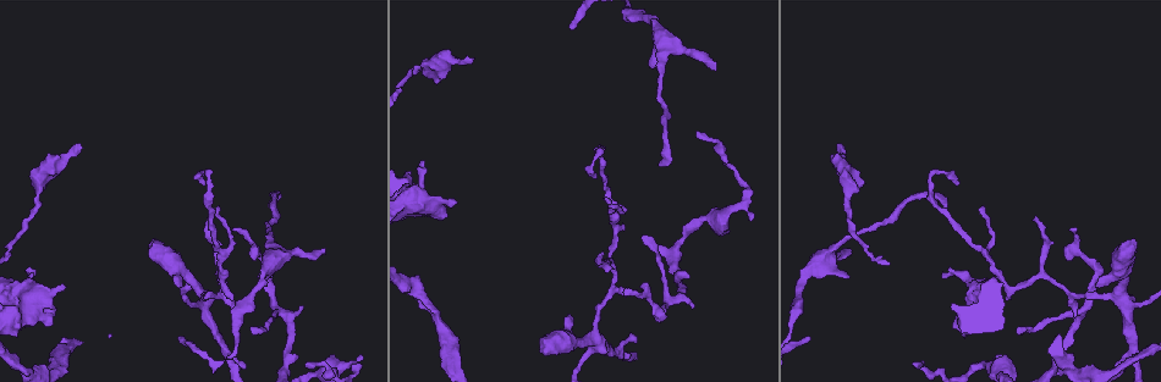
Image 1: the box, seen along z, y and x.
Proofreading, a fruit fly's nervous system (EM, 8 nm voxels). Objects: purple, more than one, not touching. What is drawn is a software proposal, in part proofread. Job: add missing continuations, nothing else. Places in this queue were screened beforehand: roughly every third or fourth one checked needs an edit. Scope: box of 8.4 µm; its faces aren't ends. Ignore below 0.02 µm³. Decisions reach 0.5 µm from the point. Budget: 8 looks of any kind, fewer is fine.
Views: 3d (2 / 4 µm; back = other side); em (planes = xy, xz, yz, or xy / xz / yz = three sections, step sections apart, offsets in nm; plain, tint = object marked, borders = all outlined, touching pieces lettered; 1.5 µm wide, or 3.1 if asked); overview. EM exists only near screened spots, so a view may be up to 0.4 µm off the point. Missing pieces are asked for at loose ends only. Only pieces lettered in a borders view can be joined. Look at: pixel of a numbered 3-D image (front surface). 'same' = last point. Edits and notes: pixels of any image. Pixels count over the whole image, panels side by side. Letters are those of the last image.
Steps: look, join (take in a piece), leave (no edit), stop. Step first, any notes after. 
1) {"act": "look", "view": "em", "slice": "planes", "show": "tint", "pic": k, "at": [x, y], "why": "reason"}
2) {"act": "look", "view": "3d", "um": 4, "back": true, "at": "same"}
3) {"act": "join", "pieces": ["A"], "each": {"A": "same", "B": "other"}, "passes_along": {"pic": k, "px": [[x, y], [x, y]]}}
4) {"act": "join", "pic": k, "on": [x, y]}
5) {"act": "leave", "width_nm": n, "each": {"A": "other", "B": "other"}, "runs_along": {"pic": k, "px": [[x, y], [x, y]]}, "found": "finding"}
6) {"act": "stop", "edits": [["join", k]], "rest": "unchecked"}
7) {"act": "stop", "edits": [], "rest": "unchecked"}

{"act": "look", "view": "em", "slice": "planes", "show": "borders", "pic": 1, "at": [944, 206], "why": "free end"}

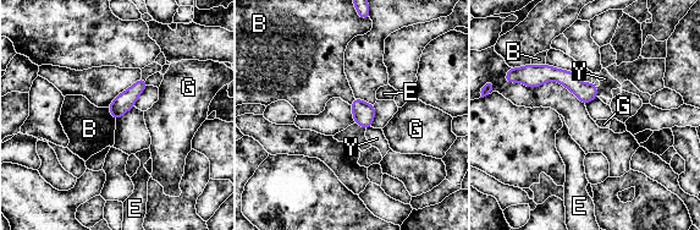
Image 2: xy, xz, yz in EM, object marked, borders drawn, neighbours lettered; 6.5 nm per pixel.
{"act": "leave", "each": {"B": "other", "E": "other", "G": "other", "Y": "other"}, "border": {"pic": 2, "px": [[532, 63], [545, 65]]}, "found": "no lettered piece goes on from it"}

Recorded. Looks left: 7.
{"act": "look", "view": "3d", "um": 2, "pic": 1, "at": [845, 277], "why": "branch stops here"}

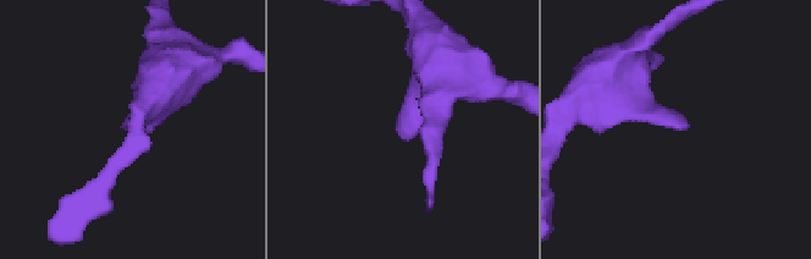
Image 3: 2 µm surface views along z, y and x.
{"act": "look", "view": "em", "slice": "xz", "step": 4, "show": "borders", "pic": 3, "at": [401, 136], "why": "now the EM"}

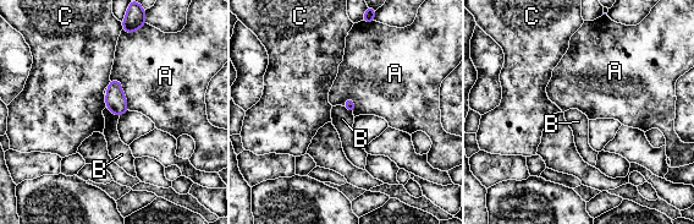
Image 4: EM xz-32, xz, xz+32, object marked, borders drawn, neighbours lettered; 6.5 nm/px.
{"act": "leave", "each": {"A": "other", "B": "other", "C": "other"}, "border": {"pic": 4, "px": [[106, 107], [119, 116]]}, "found": "none of them fits"}

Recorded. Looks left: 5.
{"act": "look", "view": "em", "slice": "planes", "show": "borders", "pic": 1, "at": [80, 146], "why": "free end"}

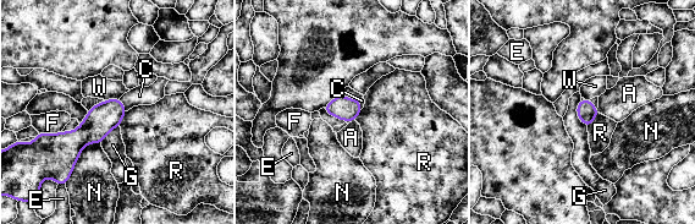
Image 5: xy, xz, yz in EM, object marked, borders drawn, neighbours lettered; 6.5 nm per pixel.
{"act": "join", "pieces": ["C"], "width_nm": 130, "each": {"A": "other", "C": "same", "E": "other", "F": "other", "G": "other", "N": "other", "R": "other", "W": "other"}, "passes_along": {"pic": 5, "px": [[101, 118], [122, 105], [139, 96]]}, "found": "the cell continues"}

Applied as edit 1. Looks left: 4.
{"act": "stop", "edits": [["join", 5]], "rest": "unchecked"}

